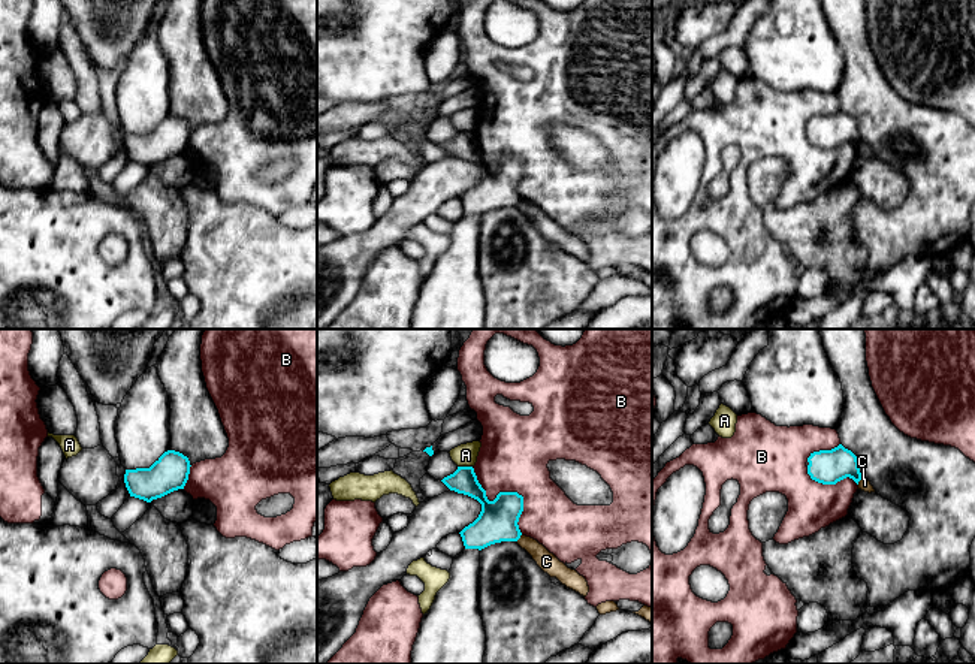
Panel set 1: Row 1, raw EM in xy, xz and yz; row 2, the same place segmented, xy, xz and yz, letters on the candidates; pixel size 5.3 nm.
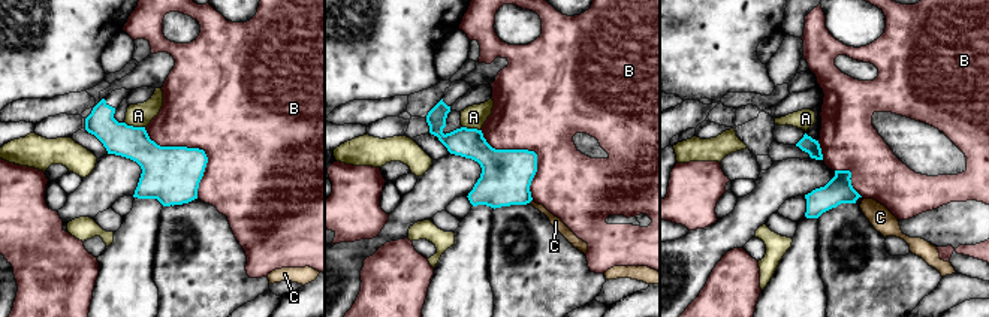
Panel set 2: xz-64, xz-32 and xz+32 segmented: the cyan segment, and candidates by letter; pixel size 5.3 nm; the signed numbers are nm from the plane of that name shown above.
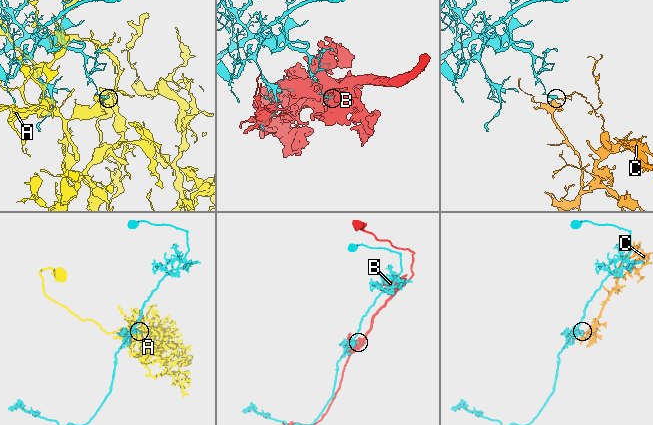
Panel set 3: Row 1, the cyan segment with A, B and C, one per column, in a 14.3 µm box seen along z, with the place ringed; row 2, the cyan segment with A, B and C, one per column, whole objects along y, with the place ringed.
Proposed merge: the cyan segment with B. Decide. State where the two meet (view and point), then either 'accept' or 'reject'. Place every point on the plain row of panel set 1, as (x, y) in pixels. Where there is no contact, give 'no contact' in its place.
meets cyan in xz at (509, 157); reject

